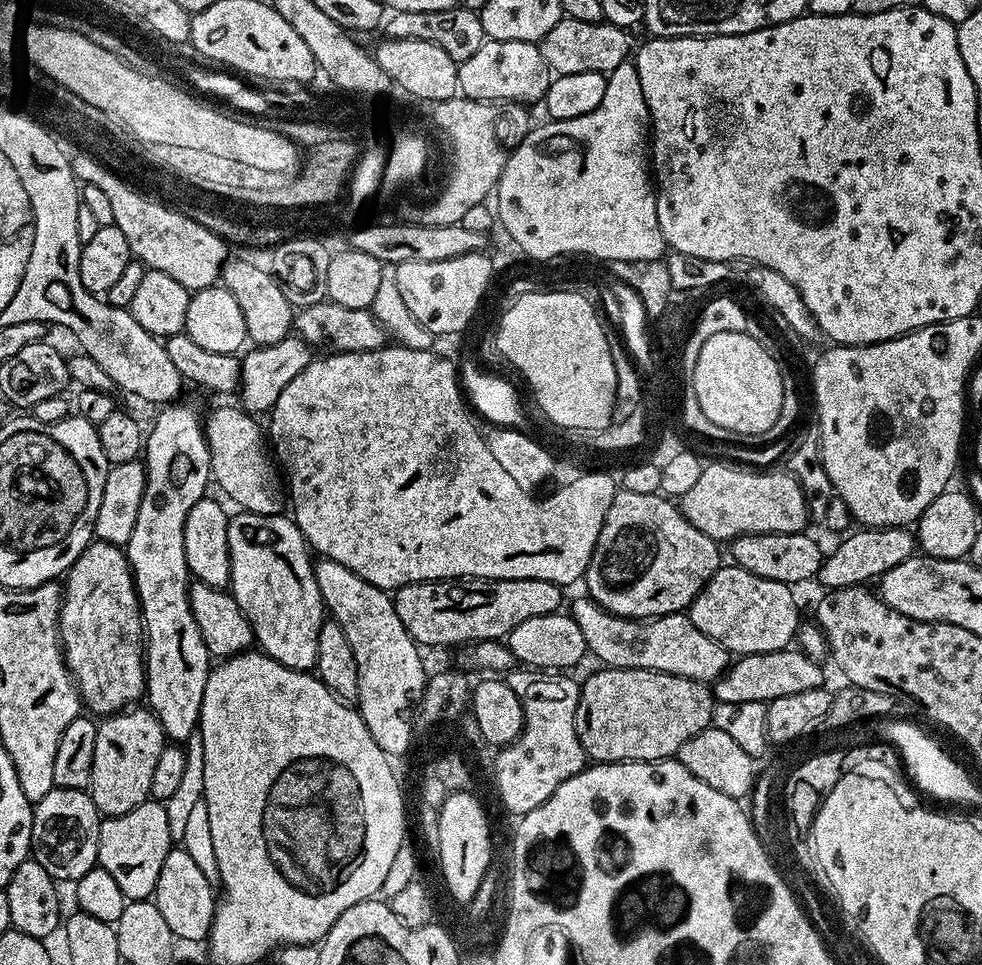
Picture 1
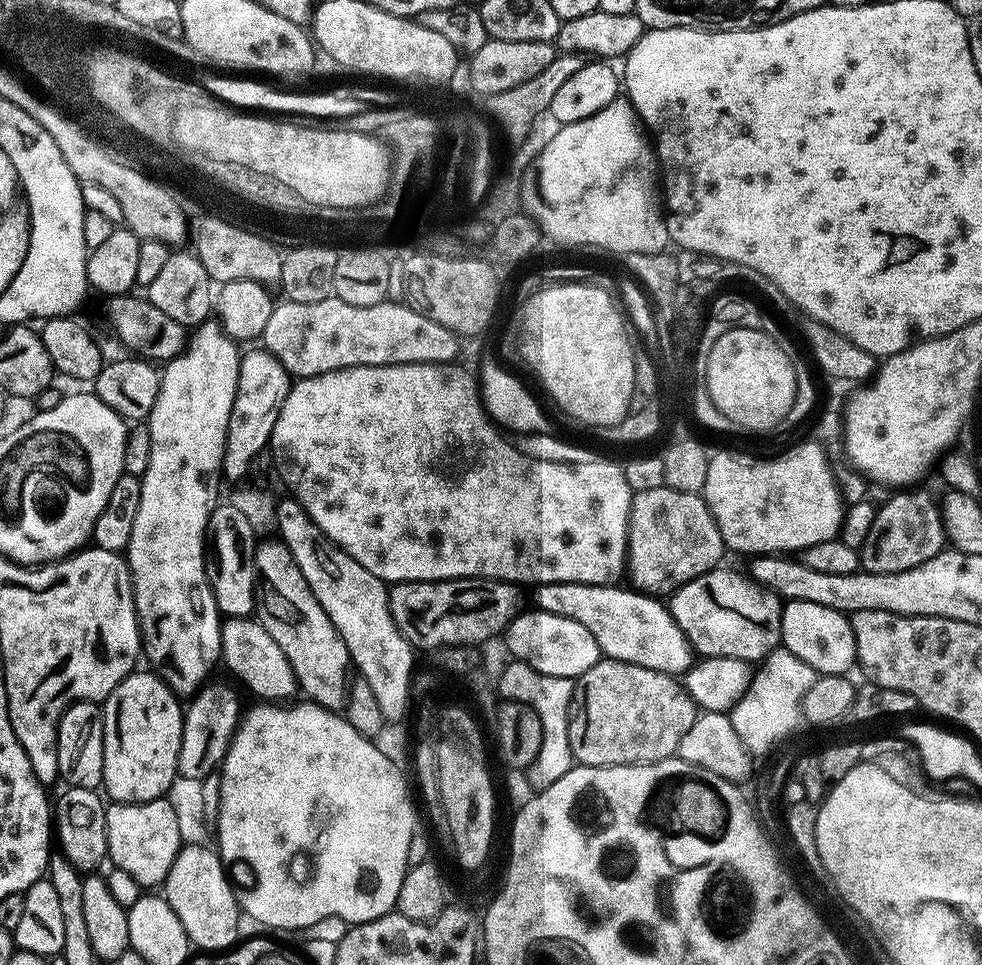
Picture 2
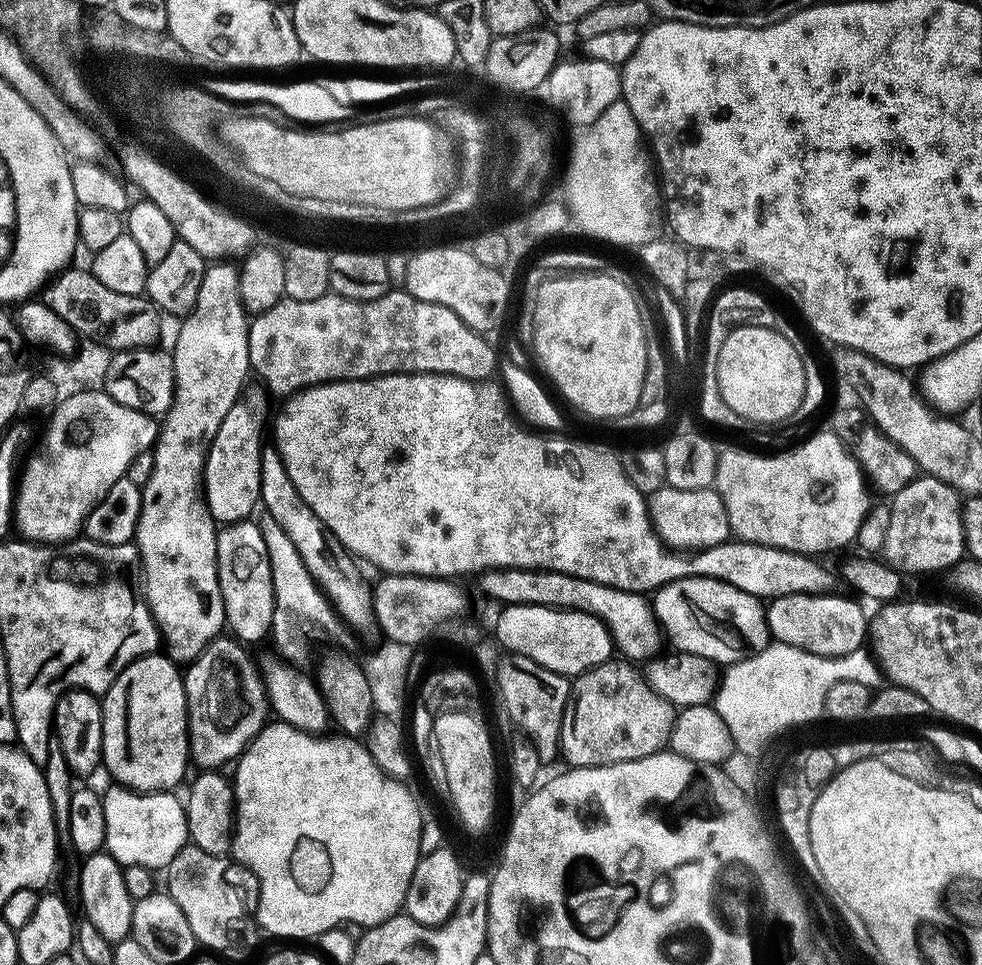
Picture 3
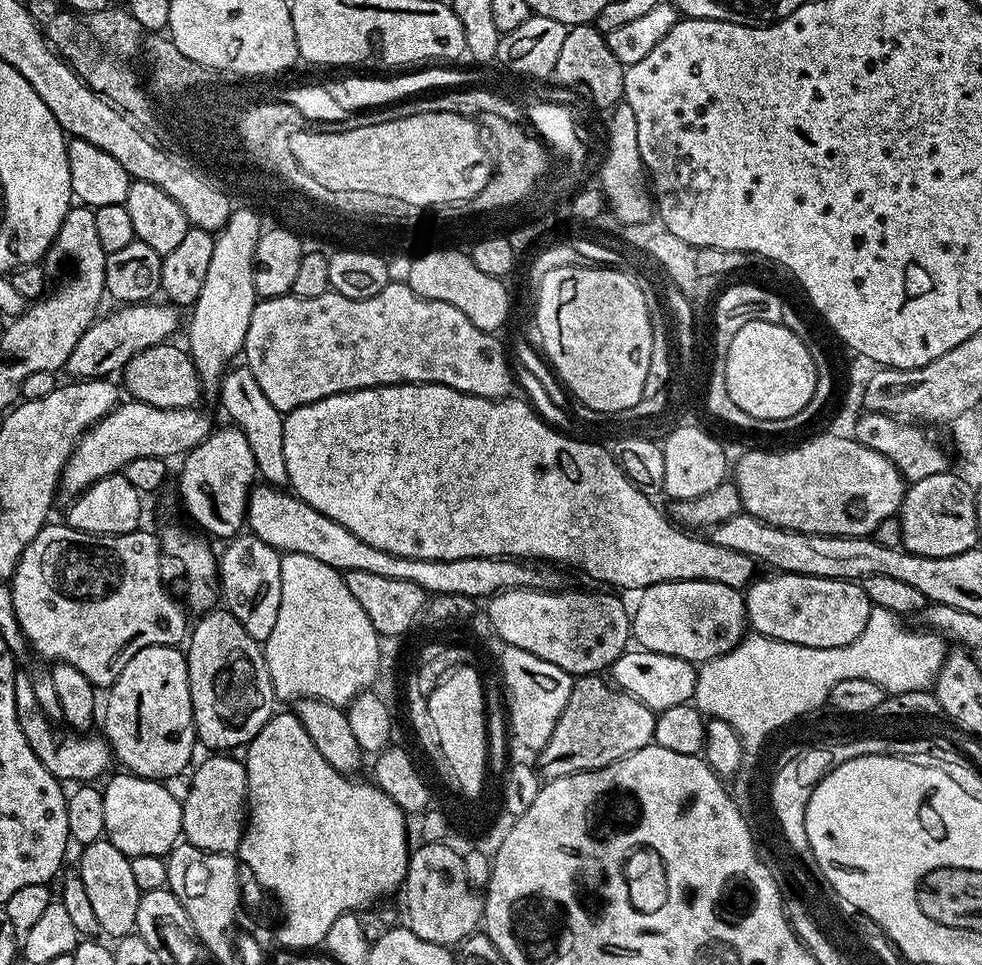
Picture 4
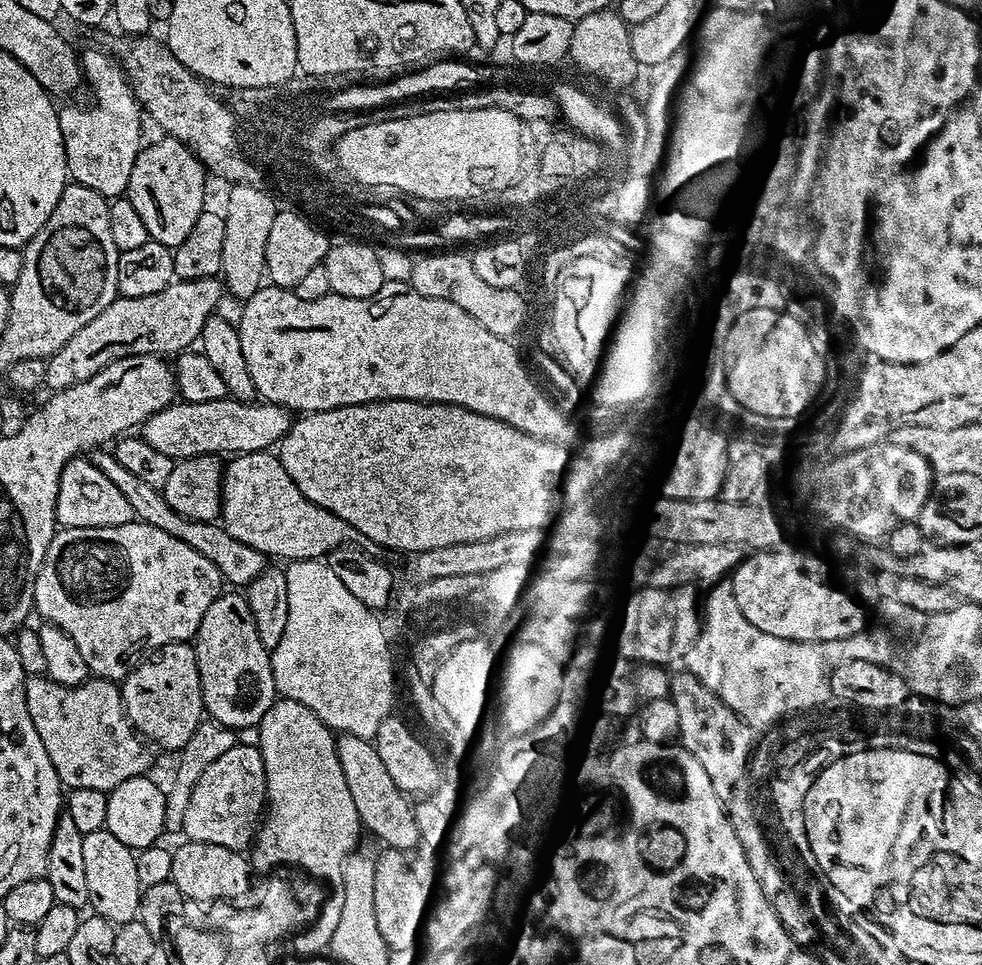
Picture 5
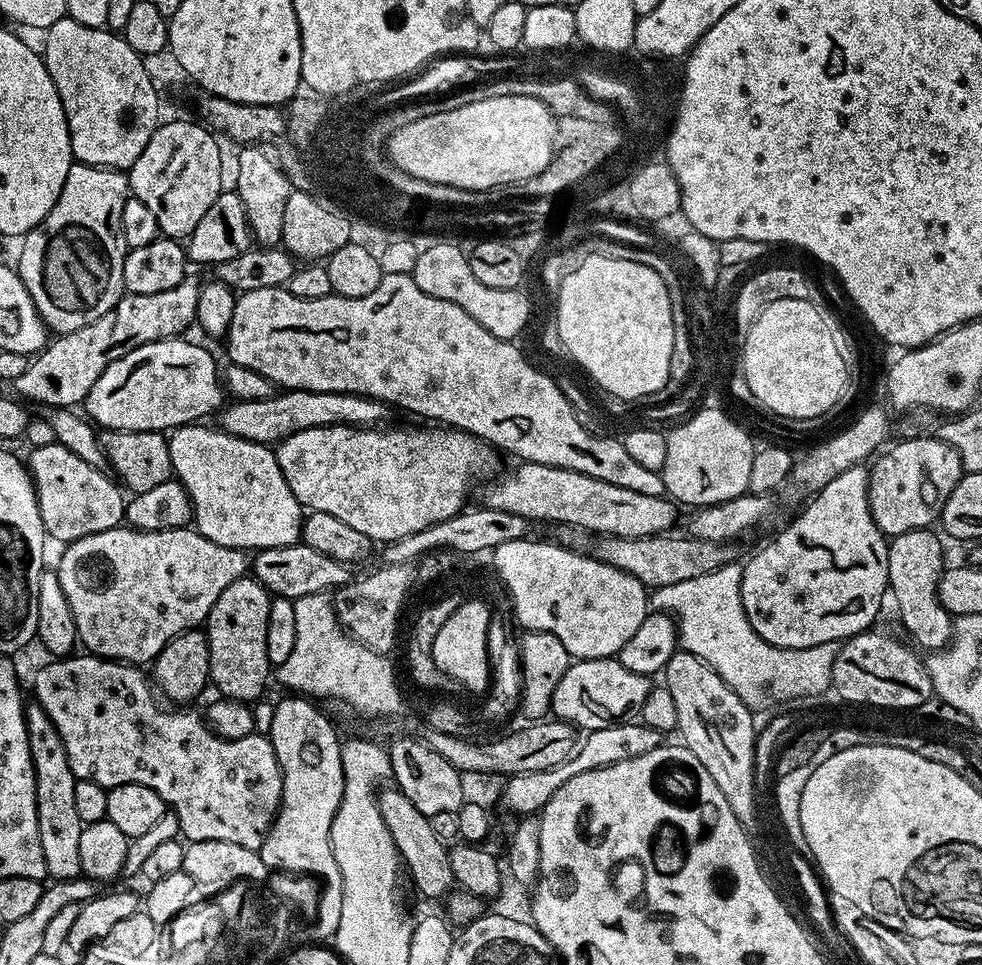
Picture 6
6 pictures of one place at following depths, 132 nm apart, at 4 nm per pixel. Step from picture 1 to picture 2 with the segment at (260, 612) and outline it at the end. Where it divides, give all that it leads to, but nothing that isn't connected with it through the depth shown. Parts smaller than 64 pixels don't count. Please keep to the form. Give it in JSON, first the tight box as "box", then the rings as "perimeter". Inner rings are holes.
{"box":[256,538,350,710],"perimeter":[[[273,538],[273,540],[266,541],[265,544],[264,541],[257,543],[256,574],[259,587],[262,589],[262,608],[264,604],[265,610],[276,619],[265,619],[263,621],[264,628],[270,634],[270,638],[274,638],[274,642],[278,642],[282,654],[286,656],[286,662],[294,670],[297,685],[302,689],[302,692],[308,695],[305,697],[311,703],[320,704],[324,708],[333,710],[343,709],[346,699],[346,685],[350,680],[348,677],[350,661],[346,642],[342,642],[338,630],[334,630],[334,622],[330,622],[326,610],[322,610],[322,606],[318,606],[318,598],[314,598],[306,578],[302,578],[302,570],[298,570],[298,562],[294,562],[290,550],[279,539]]]}

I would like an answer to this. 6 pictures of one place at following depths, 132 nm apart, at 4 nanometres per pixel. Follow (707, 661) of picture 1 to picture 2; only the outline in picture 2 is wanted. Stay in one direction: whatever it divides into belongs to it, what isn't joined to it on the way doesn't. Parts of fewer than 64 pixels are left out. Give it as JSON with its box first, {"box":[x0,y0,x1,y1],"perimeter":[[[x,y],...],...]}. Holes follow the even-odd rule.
{"box":[535,582,694,674],"perimeter":[[[550,582],[535,589],[539,611],[574,618],[594,634],[601,653],[607,659],[630,662],[669,674],[683,674],[694,663],[694,649],[684,632],[674,622],[667,603],[657,597],[646,596],[631,587],[579,584],[578,582]]]}

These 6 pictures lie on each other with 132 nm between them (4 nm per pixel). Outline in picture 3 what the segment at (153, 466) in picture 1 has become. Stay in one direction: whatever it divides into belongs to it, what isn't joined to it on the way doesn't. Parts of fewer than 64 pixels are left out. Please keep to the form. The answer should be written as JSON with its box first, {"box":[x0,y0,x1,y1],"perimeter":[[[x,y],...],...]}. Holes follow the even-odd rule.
{"box":[134,262,250,666],"perimeter":[[[212,262],[205,267],[202,286],[198,290],[196,305],[187,316],[179,321],[180,333],[176,336],[176,348],[171,349],[172,361],[174,362],[174,398],[172,405],[162,417],[162,423],[158,428],[158,435],[154,445],[154,470],[150,478],[142,485],[142,510],[138,518],[136,527],[136,539],[134,541],[136,551],[140,554],[140,566],[142,569],[142,591],[144,600],[148,603],[150,614],[154,618],[156,628],[160,631],[163,651],[171,660],[175,660],[177,665],[184,666],[201,656],[208,643],[215,640],[217,636],[225,631],[224,622],[224,599],[218,586],[218,570],[216,569],[216,534],[218,531],[217,521],[212,519],[208,509],[208,501],[204,493],[204,464],[207,462],[208,451],[210,450],[214,438],[218,434],[218,426],[222,426],[222,418],[230,414],[230,406],[240,399],[245,387],[244,379],[250,376],[250,365],[248,362],[248,326],[250,323],[249,313],[245,312],[243,304],[240,302],[240,274],[237,265],[232,262]]]}

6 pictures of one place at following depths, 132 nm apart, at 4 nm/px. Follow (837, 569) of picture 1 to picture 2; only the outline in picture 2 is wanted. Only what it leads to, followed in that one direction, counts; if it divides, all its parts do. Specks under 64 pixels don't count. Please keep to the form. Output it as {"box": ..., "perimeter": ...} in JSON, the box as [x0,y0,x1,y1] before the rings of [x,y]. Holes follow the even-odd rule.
{"box":[858,490,945,574],"perimeter":[[[902,490],[892,494],[884,505],[875,509],[875,516],[866,534],[865,542],[858,549],[860,568],[874,574],[898,574],[922,562],[930,562],[938,553],[945,551],[944,519],[940,516],[940,504],[932,501],[928,492]]]}

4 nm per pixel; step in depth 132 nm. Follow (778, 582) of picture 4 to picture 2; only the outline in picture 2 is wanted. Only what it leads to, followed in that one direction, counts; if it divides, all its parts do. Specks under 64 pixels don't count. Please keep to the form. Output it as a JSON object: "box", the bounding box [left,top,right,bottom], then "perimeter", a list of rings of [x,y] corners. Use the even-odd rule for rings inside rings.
{"box":[780,600,857,676],"perimeter":[[[789,600],[780,610],[780,644],[794,658],[806,662],[822,676],[848,676],[851,668],[857,667],[856,647],[854,646],[854,630],[851,619],[838,610],[830,610],[830,606],[822,606],[819,602],[802,602]]]}

